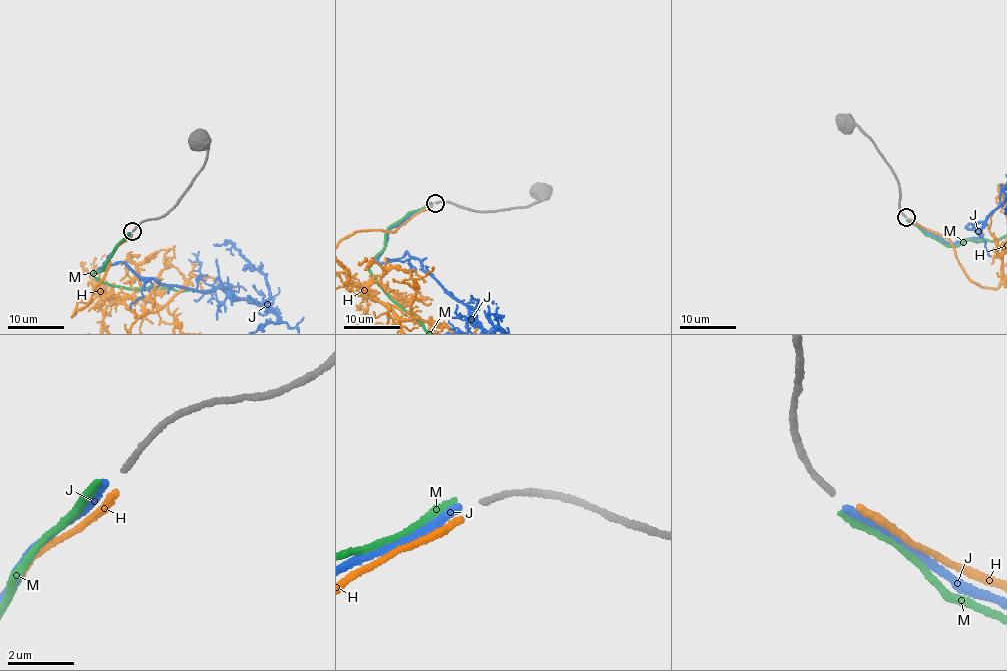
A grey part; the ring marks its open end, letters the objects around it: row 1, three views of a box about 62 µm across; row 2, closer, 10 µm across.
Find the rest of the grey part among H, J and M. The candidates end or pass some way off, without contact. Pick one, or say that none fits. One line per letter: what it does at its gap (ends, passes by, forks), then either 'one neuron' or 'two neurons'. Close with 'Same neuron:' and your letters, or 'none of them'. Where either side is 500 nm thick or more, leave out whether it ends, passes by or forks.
H: it ends; two neurons
J: it ends; two neurons
M: it ends; two neurons
Same neuron: none of them

